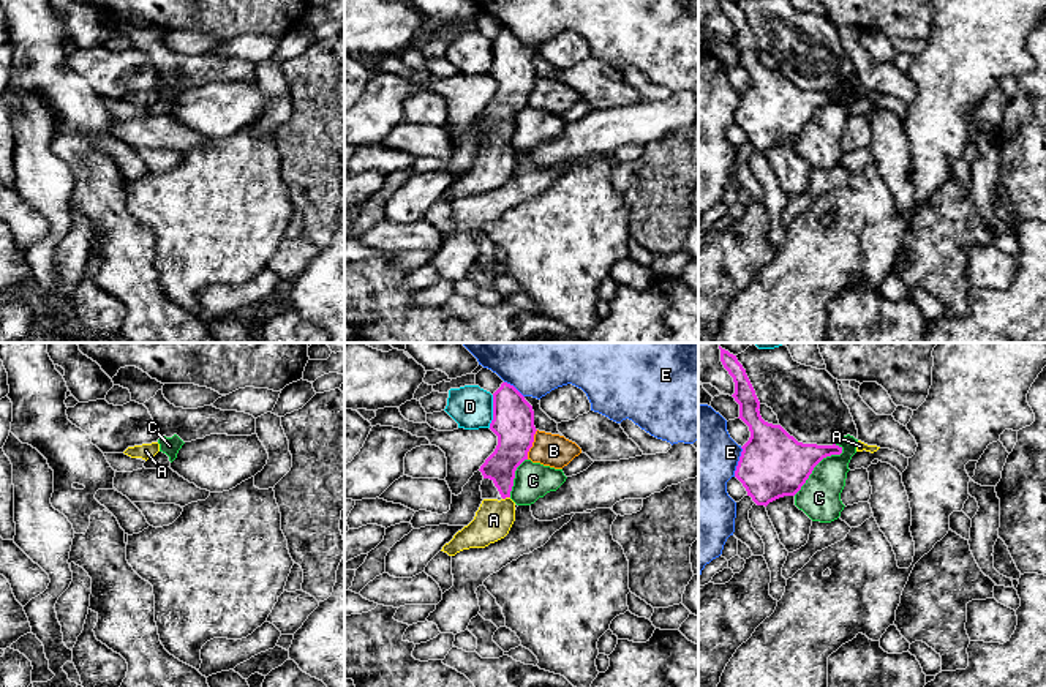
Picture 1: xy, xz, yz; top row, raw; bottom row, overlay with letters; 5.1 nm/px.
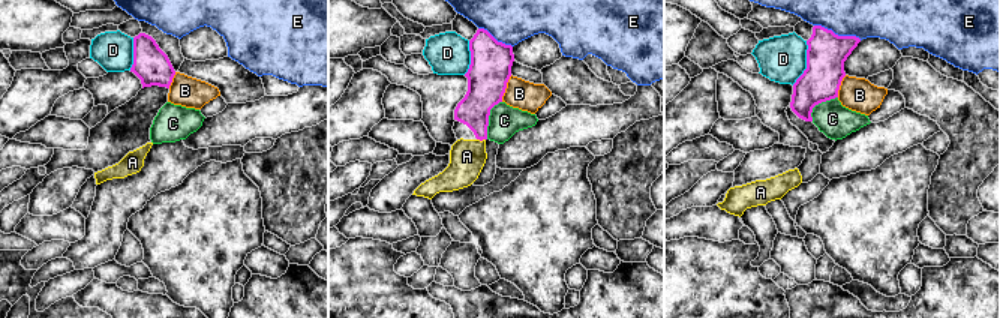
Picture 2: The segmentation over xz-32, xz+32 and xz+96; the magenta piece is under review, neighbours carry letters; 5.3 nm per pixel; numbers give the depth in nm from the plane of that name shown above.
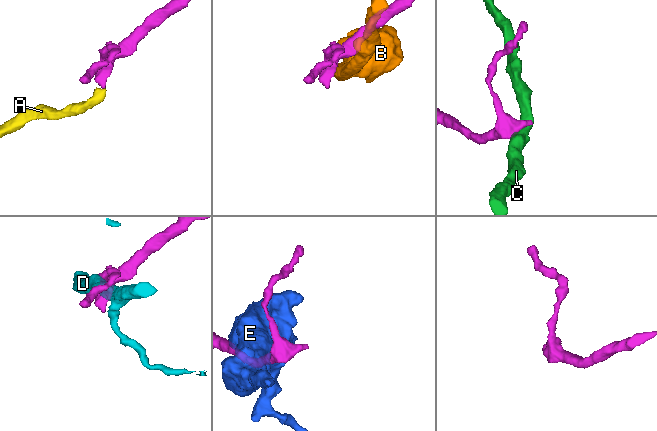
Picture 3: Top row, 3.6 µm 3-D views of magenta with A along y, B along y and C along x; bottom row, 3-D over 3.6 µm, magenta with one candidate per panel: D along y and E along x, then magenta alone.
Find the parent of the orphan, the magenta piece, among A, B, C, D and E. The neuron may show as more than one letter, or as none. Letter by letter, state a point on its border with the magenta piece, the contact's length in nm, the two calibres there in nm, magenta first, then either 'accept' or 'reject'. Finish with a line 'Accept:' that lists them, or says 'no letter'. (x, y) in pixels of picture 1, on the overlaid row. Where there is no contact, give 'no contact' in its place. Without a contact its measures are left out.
A: xz (506, 496) | 40 nm | 160/190 nm | accept
B: xz (531, 444) | 160 nm | 220/170 nm | reject
C: yz (817, 463) | 360 nm | 340/220 nm | reject
D: xz (493, 411) | 170 nm | 220/220 nm | reject
E: yz (738, 461) | 160 nm | 340/380 nm | reject
Accept: A

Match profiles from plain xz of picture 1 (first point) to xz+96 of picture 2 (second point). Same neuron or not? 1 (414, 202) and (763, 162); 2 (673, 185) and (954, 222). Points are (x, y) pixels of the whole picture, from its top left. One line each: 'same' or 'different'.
1: same
2: same

